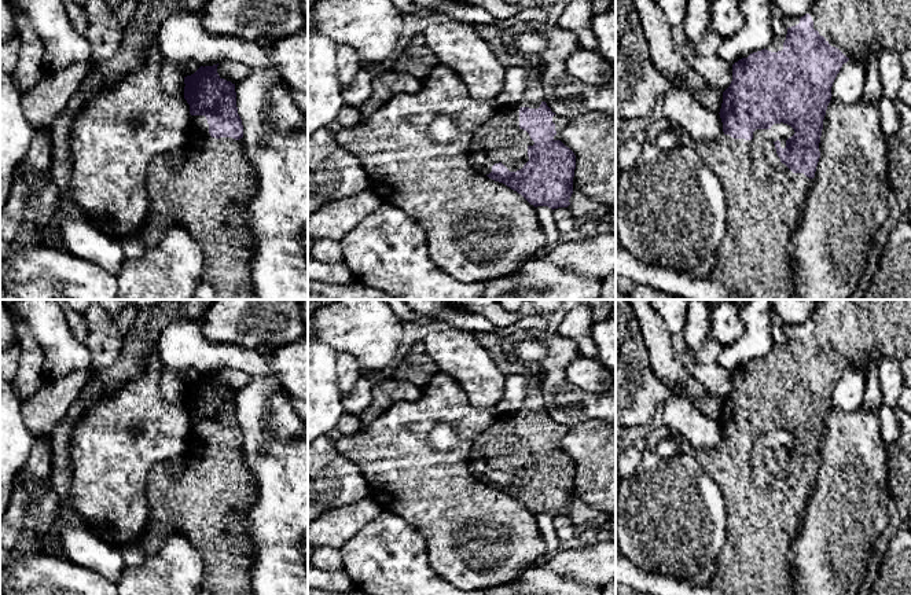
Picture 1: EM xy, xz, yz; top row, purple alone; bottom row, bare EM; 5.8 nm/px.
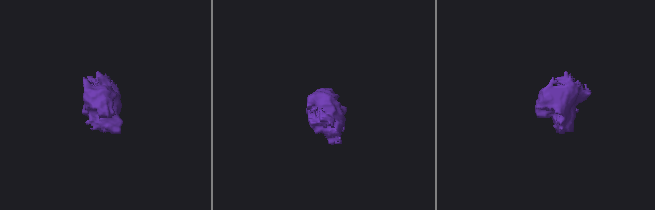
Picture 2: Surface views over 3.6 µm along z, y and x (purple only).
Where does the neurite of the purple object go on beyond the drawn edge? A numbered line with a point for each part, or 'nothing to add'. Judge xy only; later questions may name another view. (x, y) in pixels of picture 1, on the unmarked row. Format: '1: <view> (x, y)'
1: xy (198, 503)

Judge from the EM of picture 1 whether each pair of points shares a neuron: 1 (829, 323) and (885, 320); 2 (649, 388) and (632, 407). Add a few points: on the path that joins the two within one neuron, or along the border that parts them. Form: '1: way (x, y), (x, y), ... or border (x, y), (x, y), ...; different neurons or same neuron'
1: way (842, 323), (871, 320); same neuron
2: way (645, 392), (634, 403); same neuron

